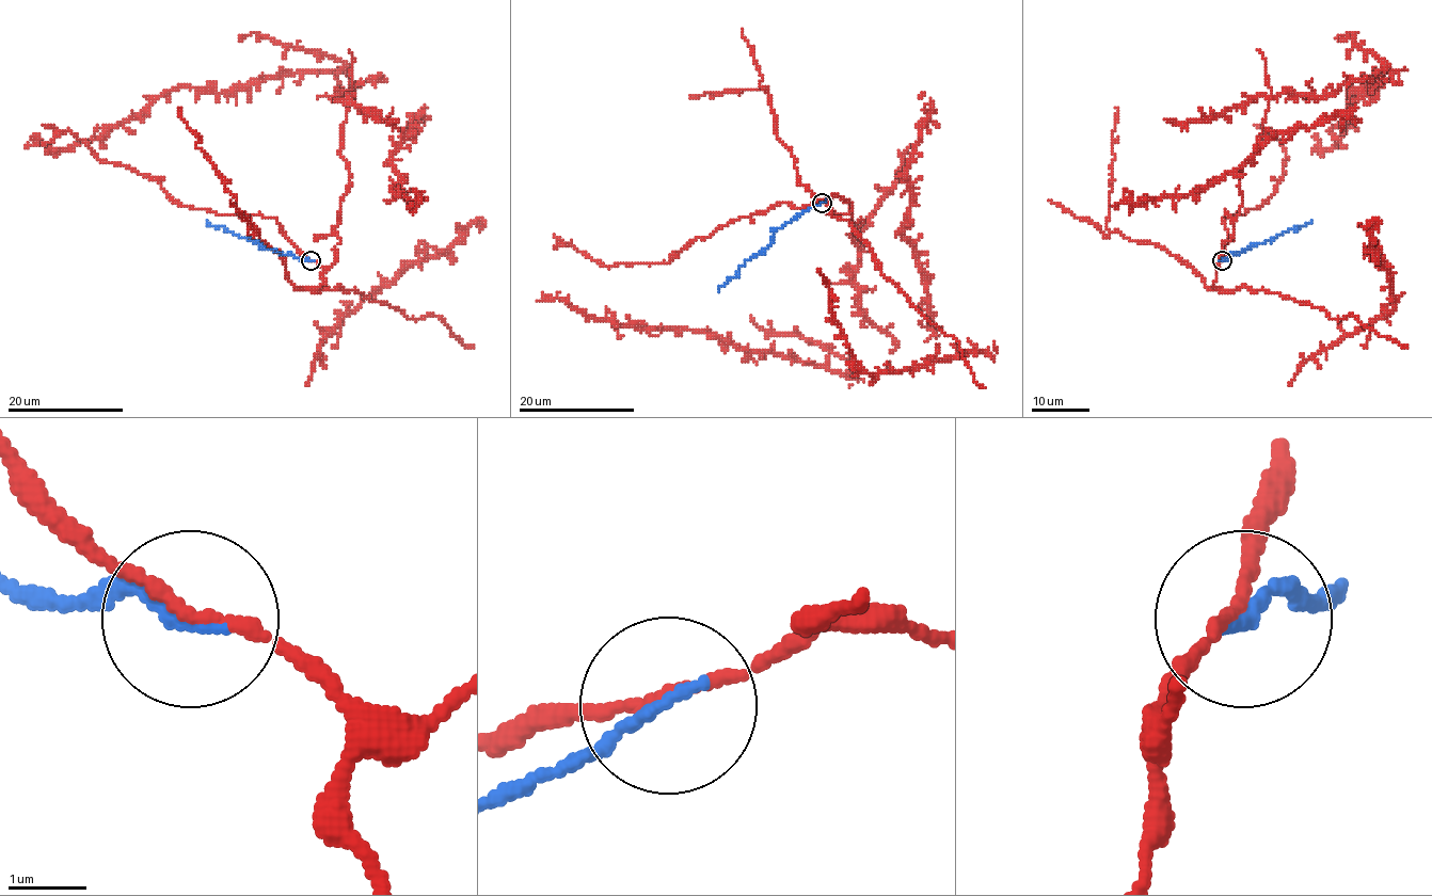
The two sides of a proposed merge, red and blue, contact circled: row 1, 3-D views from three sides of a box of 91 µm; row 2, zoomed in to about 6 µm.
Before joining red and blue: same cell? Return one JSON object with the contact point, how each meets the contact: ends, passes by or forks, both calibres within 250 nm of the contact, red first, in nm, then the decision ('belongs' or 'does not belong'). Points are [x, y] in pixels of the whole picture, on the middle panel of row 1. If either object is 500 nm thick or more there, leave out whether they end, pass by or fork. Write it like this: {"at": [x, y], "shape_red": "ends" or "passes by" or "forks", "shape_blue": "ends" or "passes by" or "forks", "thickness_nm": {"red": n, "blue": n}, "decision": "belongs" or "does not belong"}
{"at": [822, 203], "shape_red": "passes by", "shape_blue": "ends", "thickness_nm": {"red": 140, "blue": 160}, "decision": "belongs"}

